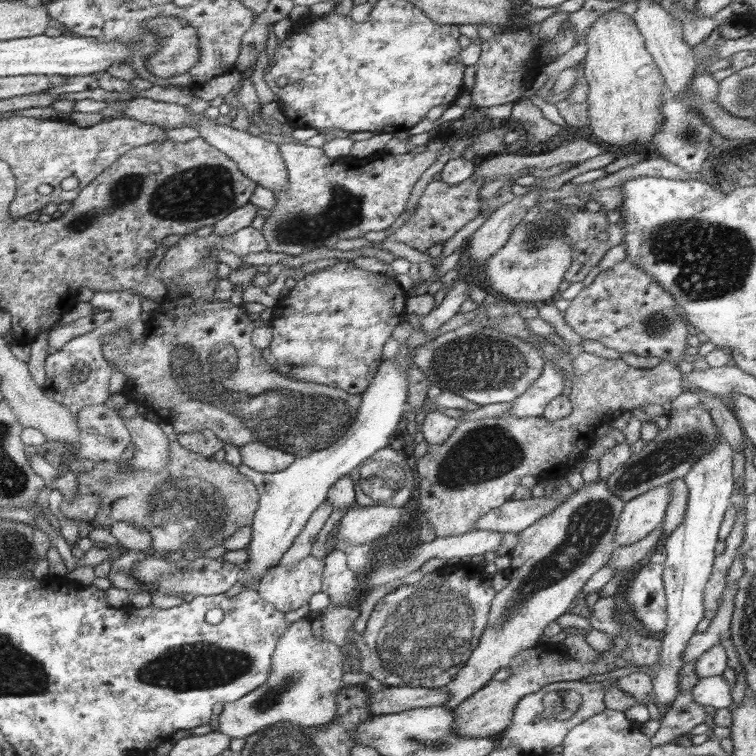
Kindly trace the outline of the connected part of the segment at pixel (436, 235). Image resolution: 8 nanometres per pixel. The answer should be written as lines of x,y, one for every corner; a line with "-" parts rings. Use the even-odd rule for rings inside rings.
476,175
457,185
449,185
442,180
431,181
417,202
414,213
390,238
427,253
431,246
452,238
458,230
462,230
470,220
474,220
481,213
478,192
484,183
485,180

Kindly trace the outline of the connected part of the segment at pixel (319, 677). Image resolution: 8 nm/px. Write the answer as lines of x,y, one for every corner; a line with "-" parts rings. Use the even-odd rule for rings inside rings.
302,618
288,626
275,649
270,678
262,687
226,703
218,714
218,732
231,738
248,738
255,732
286,722
305,727
322,727
338,714
338,694
342,690
346,656
338,645
316,637
313,619

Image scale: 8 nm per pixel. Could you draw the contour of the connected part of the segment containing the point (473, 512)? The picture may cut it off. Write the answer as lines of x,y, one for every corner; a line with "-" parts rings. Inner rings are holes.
575,352
572,364
575,371
568,376
572,382
572,391
567,397
572,401
573,409
568,416
554,421
544,416
524,418
509,415
460,421
444,444
430,445
427,453
416,460
421,488
416,498
420,520
418,529
429,524
437,538
460,536
476,530
474,526
478,518
510,501
524,476
548,480
554,475
572,470
572,466
582,460
584,450
594,440
594,420
606,422
612,420
612,414
620,410
630,410
647,404
662,405
682,395
687,387
683,382
684,374
680,373
677,365
662,360
654,368
641,369
634,368
621,358
602,358
589,352

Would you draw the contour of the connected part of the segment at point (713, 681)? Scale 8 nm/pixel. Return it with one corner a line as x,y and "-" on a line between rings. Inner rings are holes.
722,675
701,678
691,690
692,698
702,706
726,708
732,703
730,686

